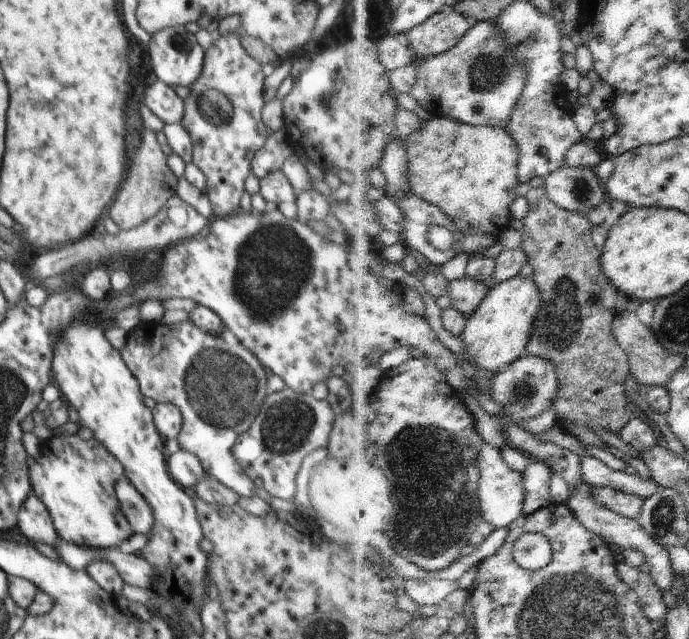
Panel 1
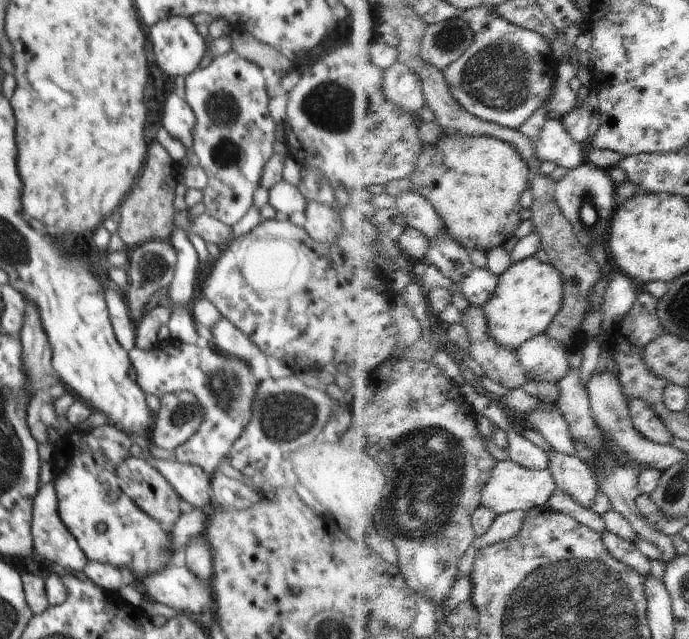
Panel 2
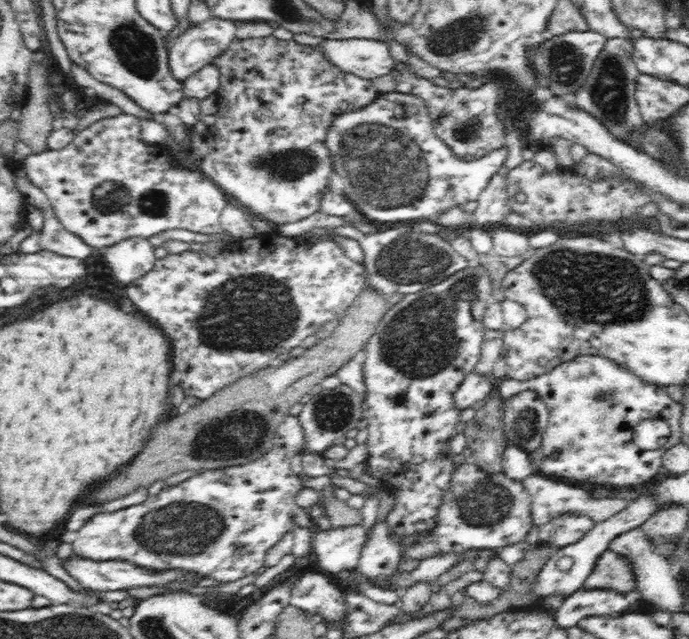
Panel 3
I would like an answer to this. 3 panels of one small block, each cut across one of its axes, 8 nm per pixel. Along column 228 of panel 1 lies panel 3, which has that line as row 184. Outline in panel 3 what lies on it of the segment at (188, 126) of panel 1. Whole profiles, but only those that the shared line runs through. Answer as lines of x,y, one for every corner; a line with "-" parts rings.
122,113
119,116
114,116
114,118
98,120
84,130
77,132
70,144
64,146
64,148
48,149
44,152
28,155
23,159
21,166
23,167
23,171
27,174
29,181
46,194
62,226
64,226
68,232
78,235
85,244
88,244
90,247
107,248
114,244
119,244
119,242
126,240
126,238
134,238
134,236
149,239
152,236
156,236
164,231
169,231
170,229
186,229
190,230
190,232
196,232
196,234
208,234
208,236
210,236
210,234
223,232
224,230
220,224
220,214
222,214
222,210
224,210
224,206
226,206
228,200
228,196
226,196
225,192
202,172
190,171
181,166
179,168
172,168
172,166
168,164
168,154
166,154
166,150
162,150
162,148
158,148
158,146
146,146
146,142
143,141
140,136
139,122
140,119
138,117
131,116
129,113

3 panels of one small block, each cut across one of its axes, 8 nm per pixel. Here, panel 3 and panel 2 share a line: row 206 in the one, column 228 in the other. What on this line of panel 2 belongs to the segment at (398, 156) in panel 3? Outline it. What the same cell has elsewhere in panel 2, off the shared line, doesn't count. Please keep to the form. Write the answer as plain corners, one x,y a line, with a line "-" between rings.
159,336
161,340
152,350
134,347
129,357
137,372
138,386
145,394
161,397
164,393
186,391
196,394
204,408
204,418
198,430
174,450
181,463
198,465
212,476
220,462
228,462
229,450
251,419
251,402
259,382
250,364
238,357
220,352
211,344
200,340
198,344
182,344

